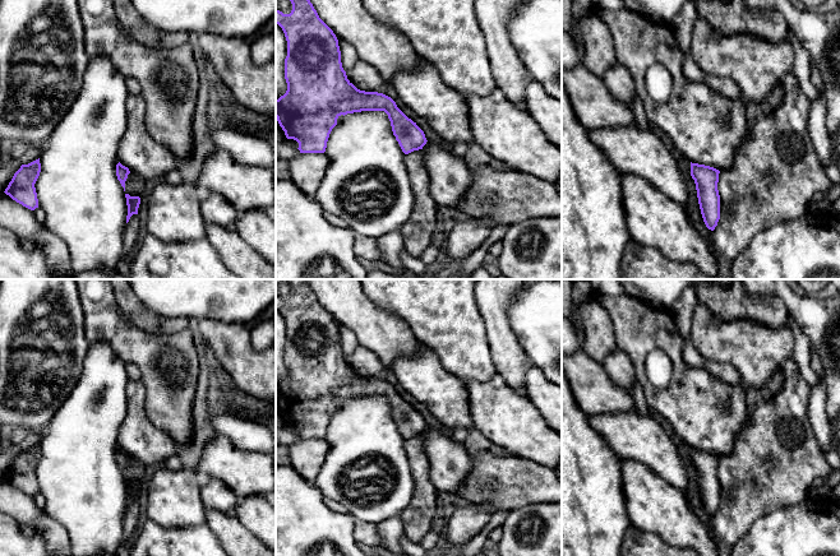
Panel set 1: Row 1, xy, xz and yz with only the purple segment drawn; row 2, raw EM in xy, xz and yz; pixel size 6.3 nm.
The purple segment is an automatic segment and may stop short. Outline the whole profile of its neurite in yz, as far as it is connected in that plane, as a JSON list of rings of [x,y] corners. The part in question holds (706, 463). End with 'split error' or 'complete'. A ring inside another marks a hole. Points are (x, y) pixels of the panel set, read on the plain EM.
[[[691,448],[691,462],[694,465],[698,490],[706,513],[715,515],[720,505],[720,481],[717,476],[720,457]]]; complete

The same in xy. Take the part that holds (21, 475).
[[[40,444],[28,450],[22,450],[14,459],[4,478],[23,492],[34,496],[38,494],[34,469],[40,462],[40,458]]]; complete

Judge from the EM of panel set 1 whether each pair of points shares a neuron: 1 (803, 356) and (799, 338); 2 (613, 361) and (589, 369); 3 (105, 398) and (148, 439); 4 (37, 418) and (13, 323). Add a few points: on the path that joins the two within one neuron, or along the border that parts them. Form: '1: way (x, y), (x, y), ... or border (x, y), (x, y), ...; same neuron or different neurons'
1: way (802, 352), (801, 342); same neuron
2: border (601, 364), (608, 376), (621, 388); different neurons
3: border (127, 387), (127, 415), (118, 434), (118, 445); different neurons
4: way (32, 394), (31, 347); same neuron

